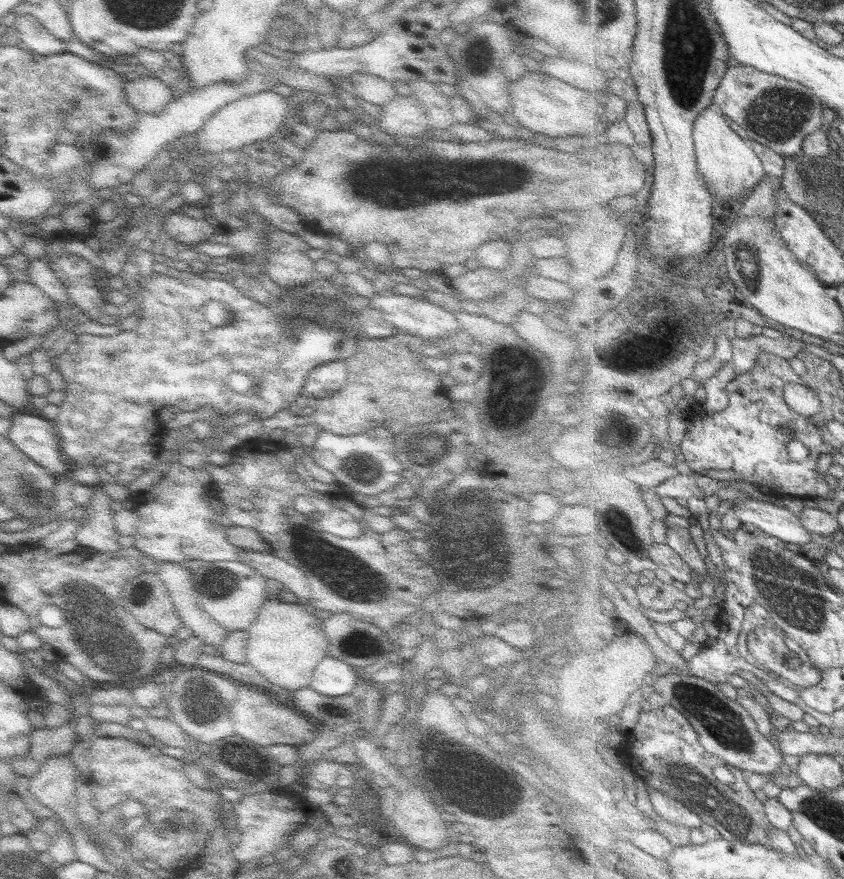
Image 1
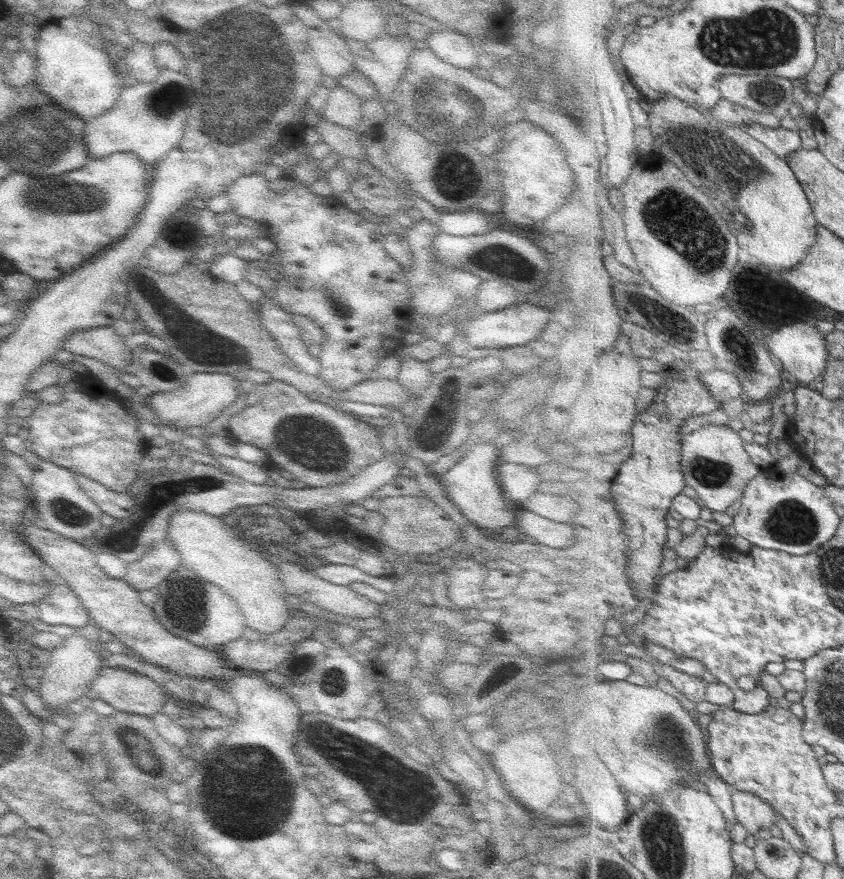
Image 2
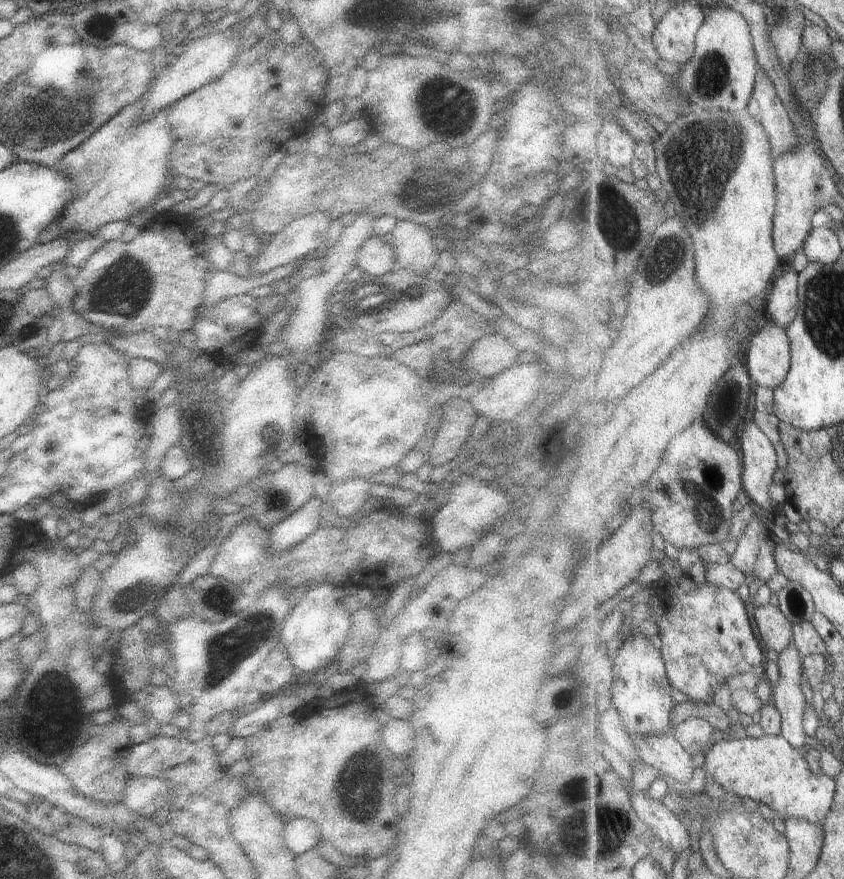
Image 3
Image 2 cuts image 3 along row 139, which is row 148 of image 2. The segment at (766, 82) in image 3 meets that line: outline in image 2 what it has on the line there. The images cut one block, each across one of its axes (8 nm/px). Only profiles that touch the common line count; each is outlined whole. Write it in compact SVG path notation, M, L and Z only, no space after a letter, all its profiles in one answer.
M747 124L745 130L758 142L764 143L776 156L787 159L791 153L802 148L800 132L785 128L768 128L760 124Z

